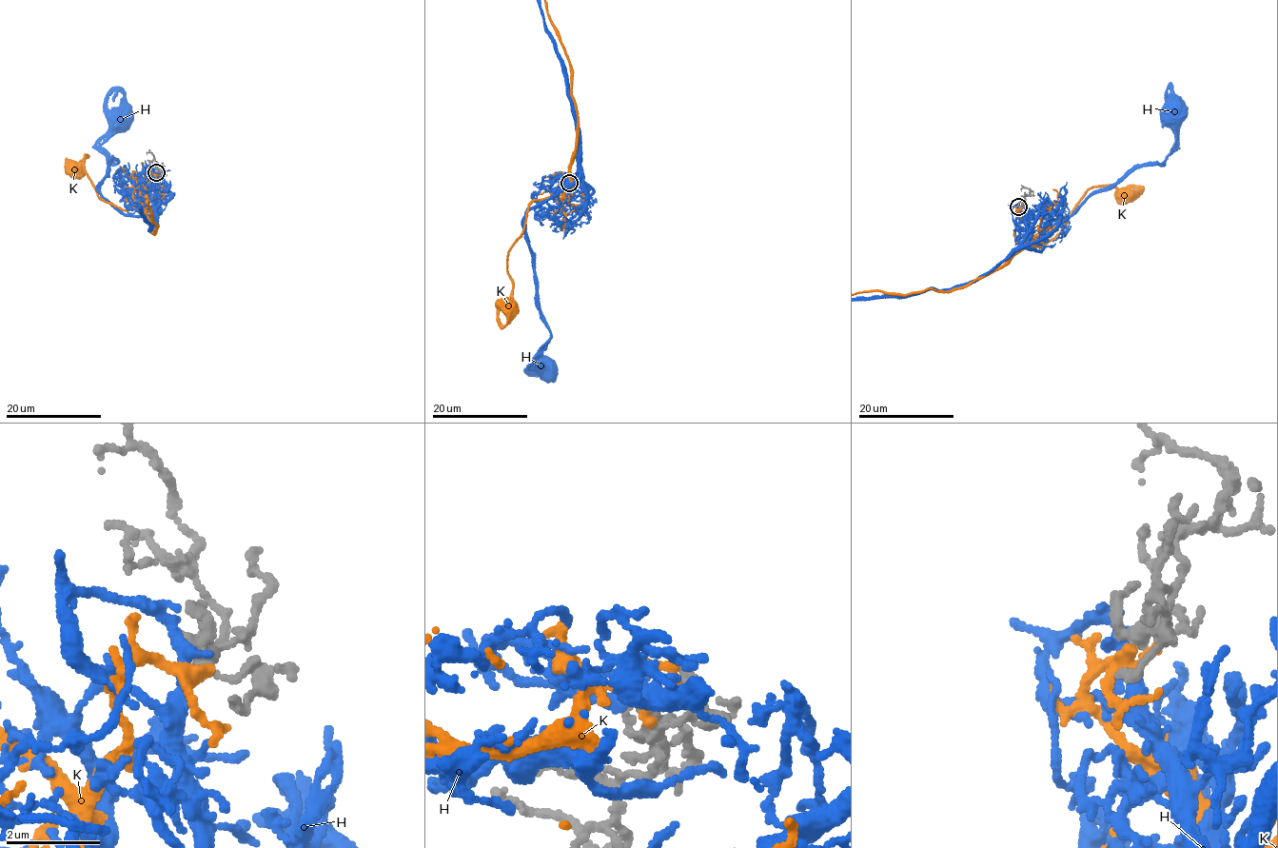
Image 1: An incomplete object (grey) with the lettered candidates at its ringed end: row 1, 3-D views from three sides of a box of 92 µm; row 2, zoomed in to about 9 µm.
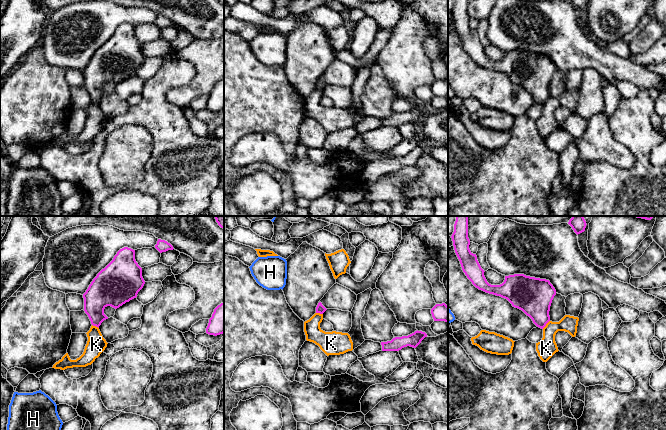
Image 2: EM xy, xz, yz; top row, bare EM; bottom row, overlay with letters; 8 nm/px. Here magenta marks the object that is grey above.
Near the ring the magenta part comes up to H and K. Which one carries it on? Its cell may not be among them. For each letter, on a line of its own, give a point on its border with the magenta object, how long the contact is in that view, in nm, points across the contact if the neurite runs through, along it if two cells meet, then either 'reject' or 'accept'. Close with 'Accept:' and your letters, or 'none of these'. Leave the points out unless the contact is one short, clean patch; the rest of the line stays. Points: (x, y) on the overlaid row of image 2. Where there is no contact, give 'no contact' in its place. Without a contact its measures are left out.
H: no contact | accept
K: yz (546, 323) | 90 nm | along yz (549, 320), (542, 328) | reject
Accept: H

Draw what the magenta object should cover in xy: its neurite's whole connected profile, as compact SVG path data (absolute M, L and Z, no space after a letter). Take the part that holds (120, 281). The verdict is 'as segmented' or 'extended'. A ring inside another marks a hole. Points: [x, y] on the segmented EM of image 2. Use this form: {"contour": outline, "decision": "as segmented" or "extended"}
{"contour": "M120 249L83 294L84 311L91 324L99 328L108 319L104 314L107 306L117 309L136 298L144 284L142 268L135 260L135 250Z", "decision": "as segmented"}

